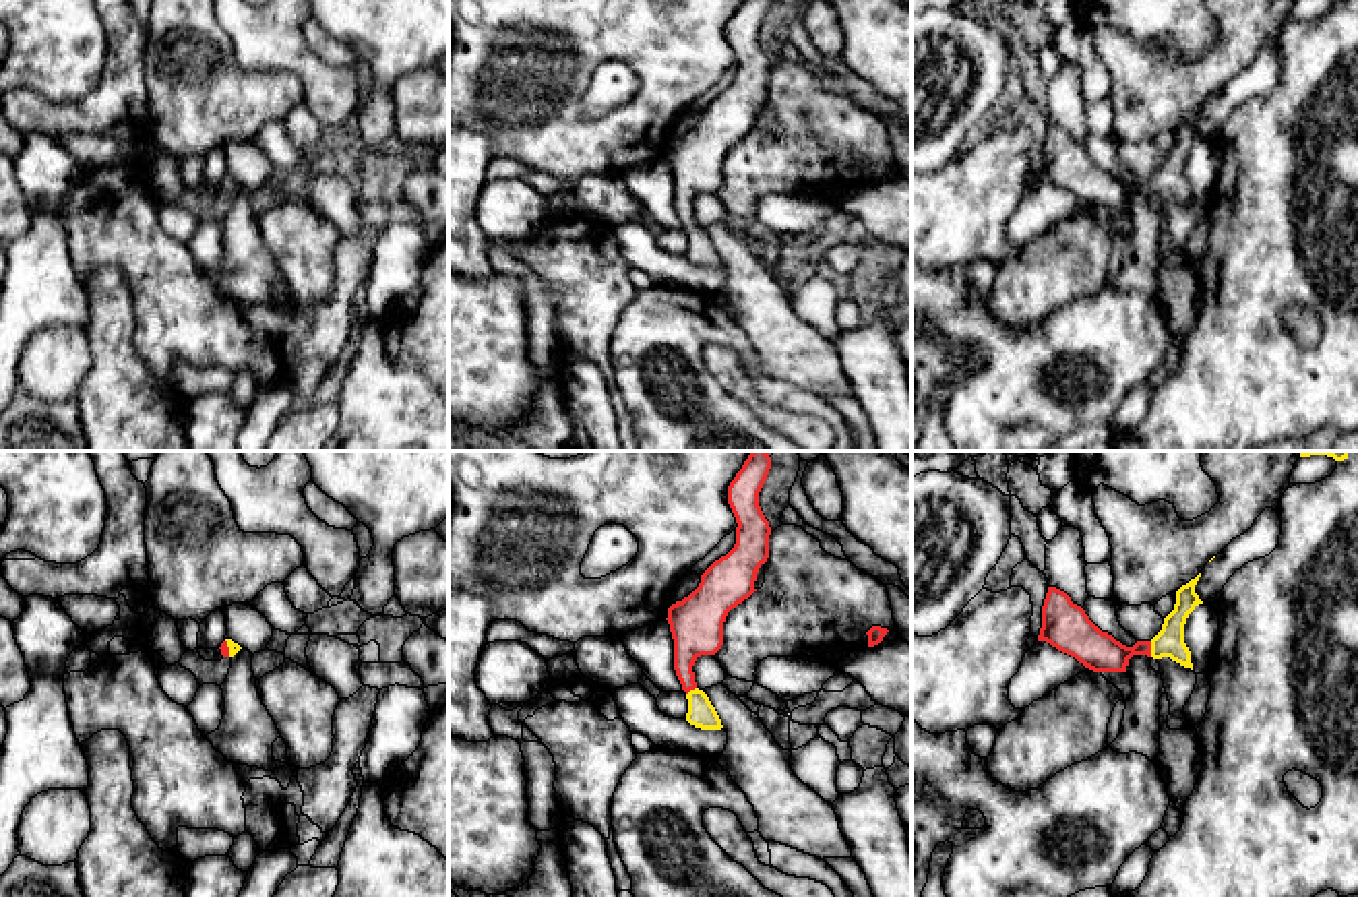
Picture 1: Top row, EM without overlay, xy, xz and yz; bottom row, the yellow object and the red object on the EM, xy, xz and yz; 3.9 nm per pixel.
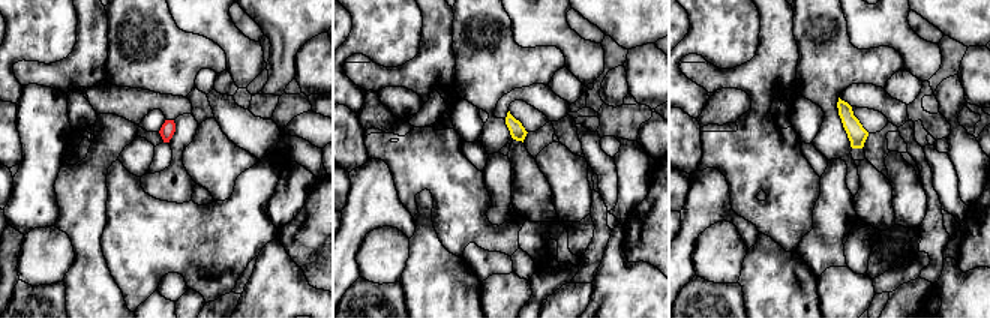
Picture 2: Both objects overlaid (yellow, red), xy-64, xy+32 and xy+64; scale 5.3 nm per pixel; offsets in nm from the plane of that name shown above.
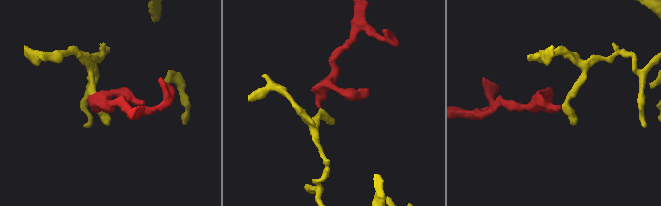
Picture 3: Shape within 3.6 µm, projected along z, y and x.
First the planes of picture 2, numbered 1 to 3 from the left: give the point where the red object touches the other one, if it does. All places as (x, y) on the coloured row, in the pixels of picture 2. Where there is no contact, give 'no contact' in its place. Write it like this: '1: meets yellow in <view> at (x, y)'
1: no contact
2: no contact
3: no contact

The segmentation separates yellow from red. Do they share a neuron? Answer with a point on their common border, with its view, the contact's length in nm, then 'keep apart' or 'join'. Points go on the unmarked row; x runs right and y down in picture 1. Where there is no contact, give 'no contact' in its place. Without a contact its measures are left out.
meets yellow in yz at (1152, 187); contact 60 nm long; join

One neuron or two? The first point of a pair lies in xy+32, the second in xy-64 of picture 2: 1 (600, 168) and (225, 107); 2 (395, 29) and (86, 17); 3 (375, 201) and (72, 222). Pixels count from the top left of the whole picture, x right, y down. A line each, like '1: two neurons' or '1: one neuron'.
1: one neuron
2: two neurons
3: two neurons

